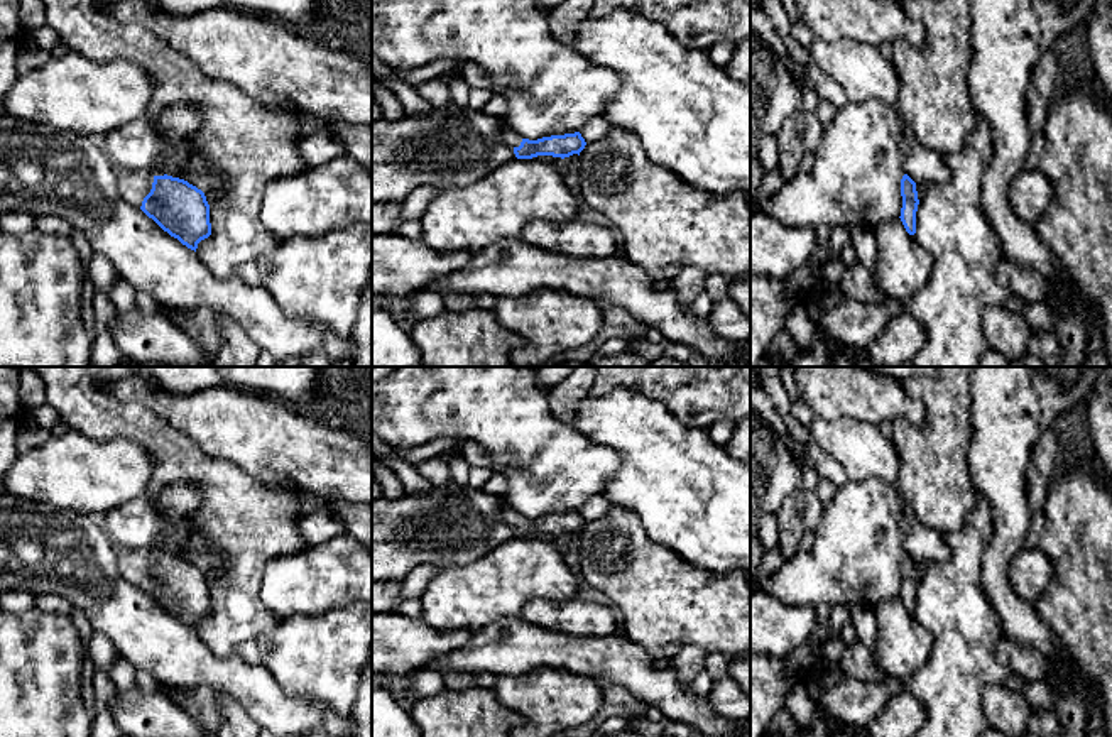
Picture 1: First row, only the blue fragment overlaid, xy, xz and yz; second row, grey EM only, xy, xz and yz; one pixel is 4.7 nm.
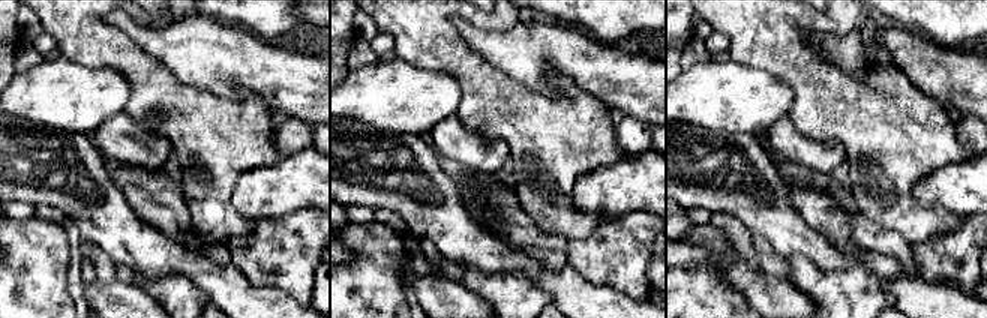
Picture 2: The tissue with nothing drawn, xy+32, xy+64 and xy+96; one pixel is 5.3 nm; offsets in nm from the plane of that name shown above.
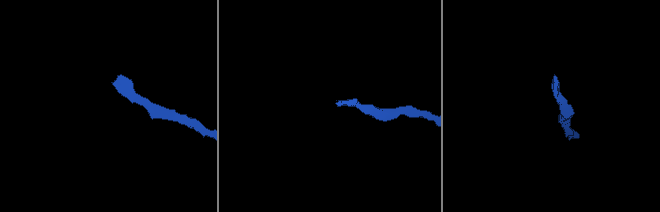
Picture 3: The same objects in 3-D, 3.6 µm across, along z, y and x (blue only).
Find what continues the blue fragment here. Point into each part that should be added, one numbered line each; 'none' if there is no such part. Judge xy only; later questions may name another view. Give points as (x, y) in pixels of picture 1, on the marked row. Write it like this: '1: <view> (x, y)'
1: xy (134, 185)

